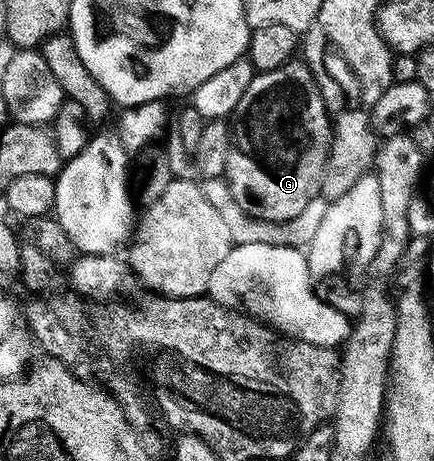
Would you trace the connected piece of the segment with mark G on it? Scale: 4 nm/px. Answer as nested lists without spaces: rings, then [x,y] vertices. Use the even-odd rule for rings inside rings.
[[[298,57],[280,65],[280,69],[259,71],[244,97],[240,97],[240,105],[236,105],[232,119],[234,144],[224,179],[230,182],[235,201],[250,207],[252,214],[267,219],[271,225],[288,222],[321,192],[326,162],[330,157],[332,124],[324,97],[320,97],[316,77],[312,77],[308,65]]]

